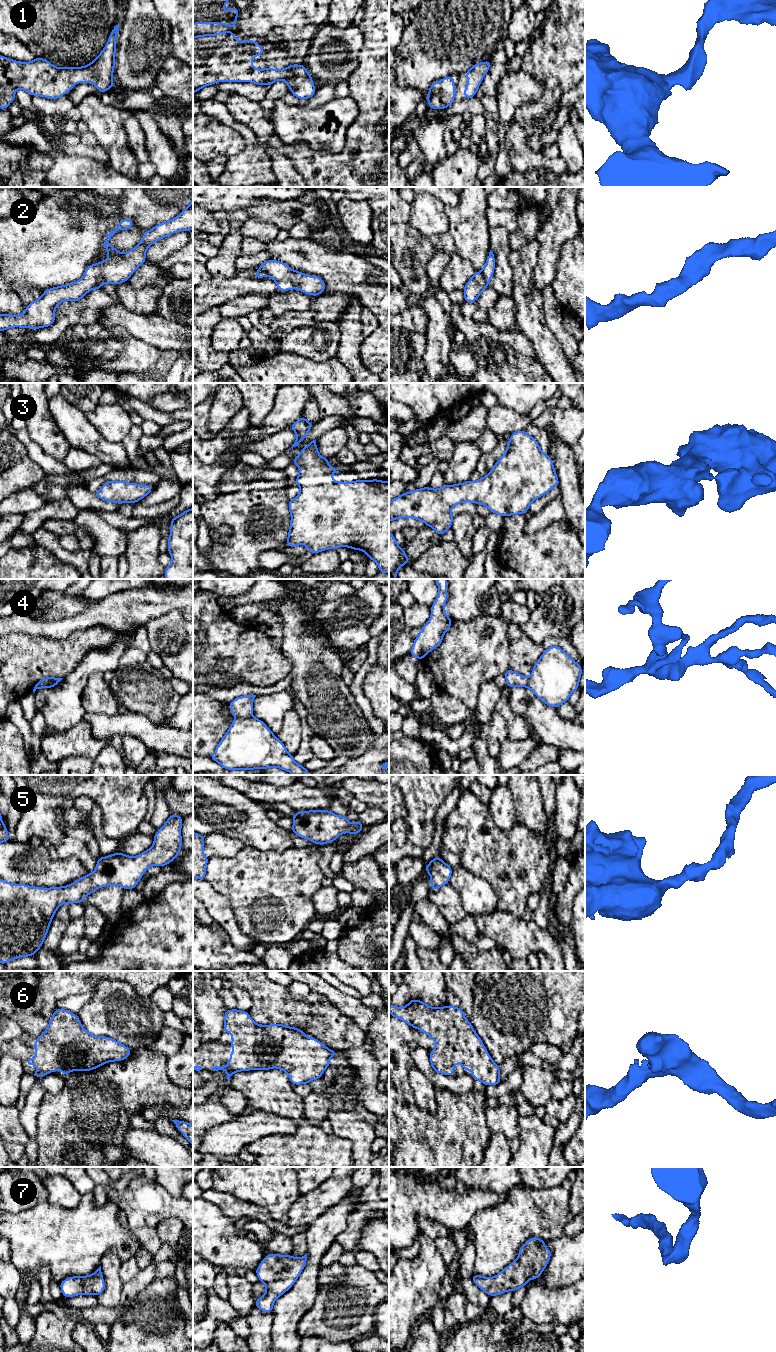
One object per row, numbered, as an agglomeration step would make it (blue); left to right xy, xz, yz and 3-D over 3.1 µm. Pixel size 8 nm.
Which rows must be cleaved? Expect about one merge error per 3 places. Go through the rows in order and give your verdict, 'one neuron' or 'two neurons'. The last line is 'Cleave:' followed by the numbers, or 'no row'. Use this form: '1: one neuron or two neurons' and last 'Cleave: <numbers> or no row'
1: one neuron
2: one neuron
3: one neuron
4: two neurons
5: one neuron
6: one neuron
7: one neuron
Cleave: 4

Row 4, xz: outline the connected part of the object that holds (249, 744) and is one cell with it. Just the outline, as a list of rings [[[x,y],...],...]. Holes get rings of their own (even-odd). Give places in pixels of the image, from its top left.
[[[237,717],[209,758],[228,770],[277,767],[293,775],[309,775],[311,772],[297,764],[285,745],[255,717]]]

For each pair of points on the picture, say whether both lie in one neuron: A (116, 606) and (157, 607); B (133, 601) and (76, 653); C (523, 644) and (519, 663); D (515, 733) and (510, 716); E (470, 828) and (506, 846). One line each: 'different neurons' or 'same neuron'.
A: same neuron
B: different neurons
C: same neuron
D: same neuron
E: same neuron

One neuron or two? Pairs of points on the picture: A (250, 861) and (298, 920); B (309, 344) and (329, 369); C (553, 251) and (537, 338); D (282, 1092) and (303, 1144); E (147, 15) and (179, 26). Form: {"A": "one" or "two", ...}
{"A": "one", "B": "two", "C": "two", "D": "one", "E": "two"}

